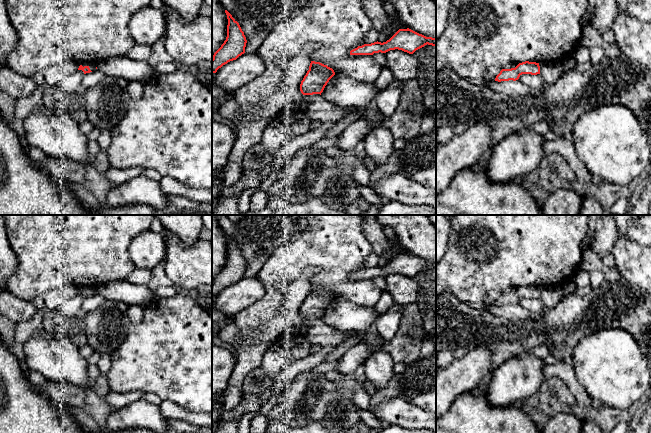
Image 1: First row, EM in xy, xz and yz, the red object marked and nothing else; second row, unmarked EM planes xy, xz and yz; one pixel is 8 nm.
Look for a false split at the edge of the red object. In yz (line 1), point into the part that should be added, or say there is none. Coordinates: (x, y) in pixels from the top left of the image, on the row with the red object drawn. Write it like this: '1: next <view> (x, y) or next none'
1: next none

